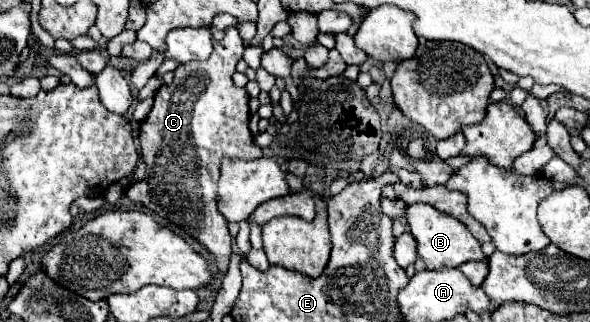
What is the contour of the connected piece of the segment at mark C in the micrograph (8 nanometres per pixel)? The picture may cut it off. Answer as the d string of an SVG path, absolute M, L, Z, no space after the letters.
M234 26L224 30L224 38L214 40L214 52L204 62L186 62L174 70L172 84L164 84L156 96L150 114L140 126L140 154L148 164L148 176L142 182L134 182L128 186L126 196L132 202L144 204L154 214L166 218L168 222L184 228L190 236L194 236L200 244L204 244L218 260L218 268L222 272L228 270L228 260L232 254L232 236L228 234L226 220L216 208L216 182L220 176L222 160L256 160L262 156L262 150L254 144L252 132L248 128L248 92L238 88L232 82L232 74L236 72L236 64L242 58L244 42Z

